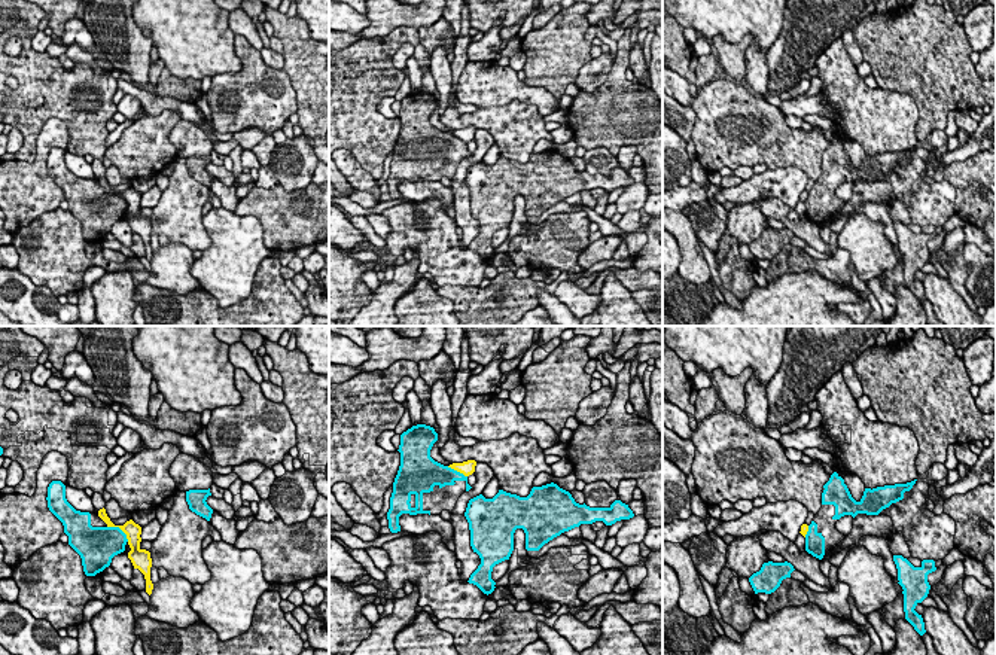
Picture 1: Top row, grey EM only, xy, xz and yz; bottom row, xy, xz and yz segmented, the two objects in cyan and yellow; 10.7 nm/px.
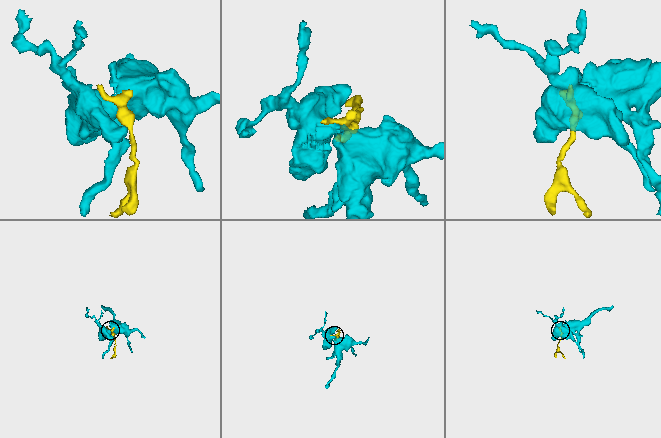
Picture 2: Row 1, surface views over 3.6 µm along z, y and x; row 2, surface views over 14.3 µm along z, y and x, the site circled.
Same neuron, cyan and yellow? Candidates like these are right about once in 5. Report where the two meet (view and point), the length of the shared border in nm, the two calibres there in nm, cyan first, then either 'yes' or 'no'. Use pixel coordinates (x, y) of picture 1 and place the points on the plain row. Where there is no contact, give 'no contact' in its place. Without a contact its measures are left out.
xy (119, 195) | 300 nm | 380/170 nm | no

